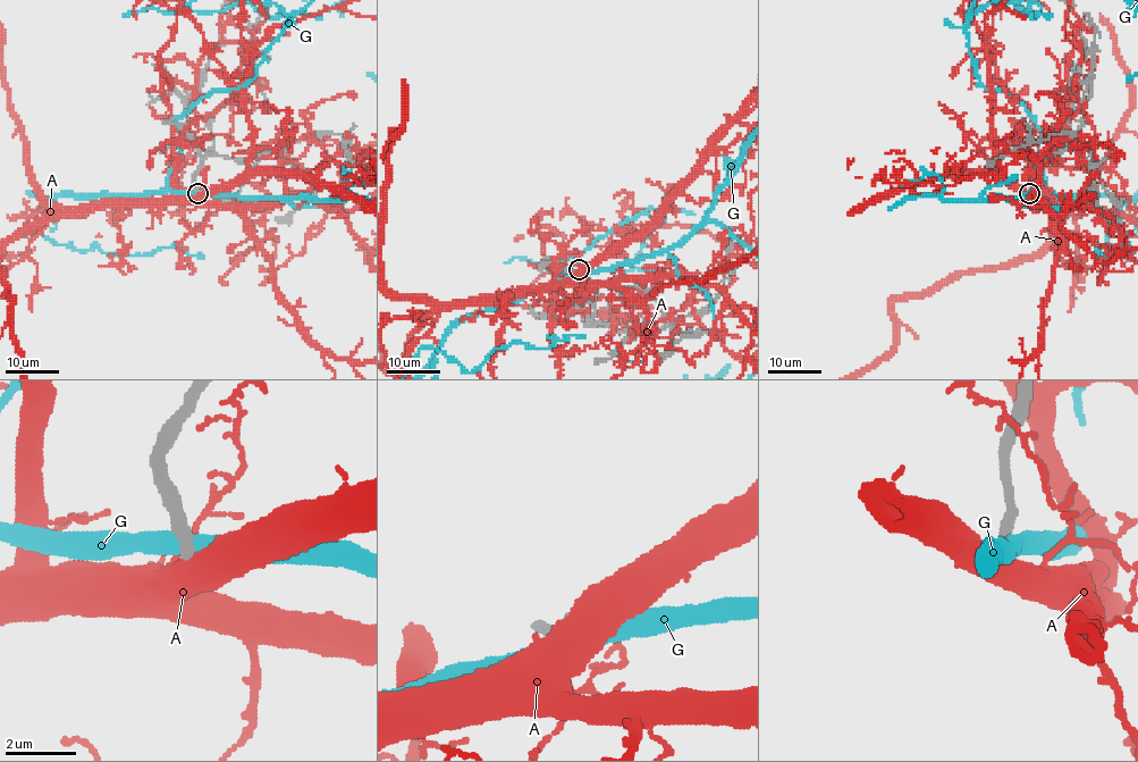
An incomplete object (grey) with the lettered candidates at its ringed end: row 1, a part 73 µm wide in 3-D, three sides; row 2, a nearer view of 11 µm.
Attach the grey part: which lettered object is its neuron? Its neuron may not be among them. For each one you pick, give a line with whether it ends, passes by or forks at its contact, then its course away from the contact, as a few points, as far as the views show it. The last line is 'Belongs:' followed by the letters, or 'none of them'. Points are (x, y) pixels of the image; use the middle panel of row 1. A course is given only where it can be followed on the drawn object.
Belongs: none of them

